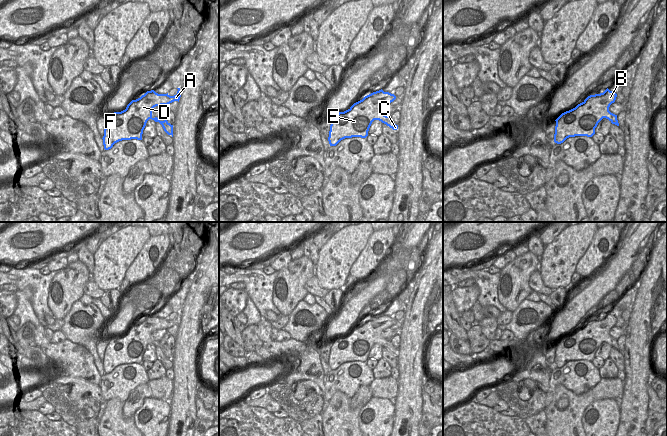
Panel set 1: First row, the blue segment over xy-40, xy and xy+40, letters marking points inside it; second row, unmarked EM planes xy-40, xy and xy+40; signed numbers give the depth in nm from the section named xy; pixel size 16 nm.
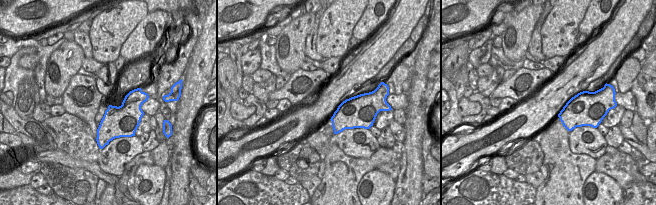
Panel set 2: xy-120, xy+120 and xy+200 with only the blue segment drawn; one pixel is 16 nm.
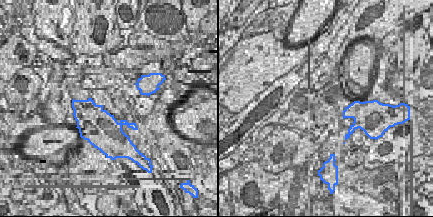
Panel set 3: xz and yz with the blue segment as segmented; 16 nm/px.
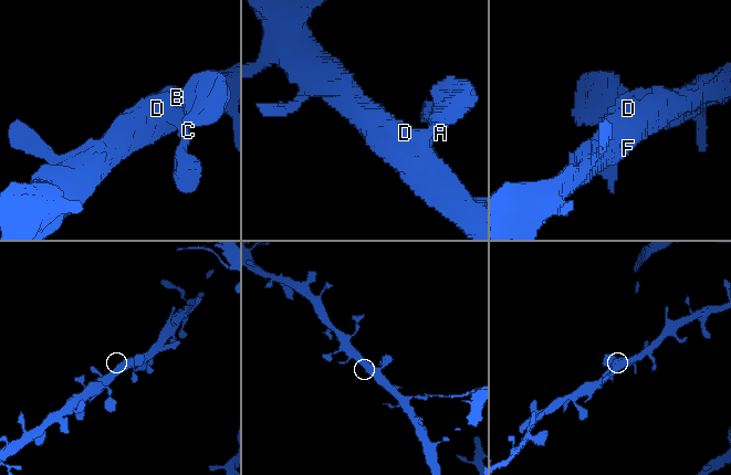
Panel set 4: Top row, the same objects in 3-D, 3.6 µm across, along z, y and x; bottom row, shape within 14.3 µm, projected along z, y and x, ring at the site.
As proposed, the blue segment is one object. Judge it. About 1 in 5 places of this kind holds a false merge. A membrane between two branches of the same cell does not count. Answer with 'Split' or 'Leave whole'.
Leave whole.

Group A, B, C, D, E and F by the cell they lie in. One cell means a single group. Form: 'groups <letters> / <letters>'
groups A B C D E F

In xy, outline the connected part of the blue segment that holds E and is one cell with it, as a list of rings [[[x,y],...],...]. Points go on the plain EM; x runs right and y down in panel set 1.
[[[381,313],[354,327],[348,334],[333,339],[328,361],[330,370],[336,370],[345,362],[366,362],[374,344],[379,344],[397,354],[398,349],[392,345],[391,340],[381,337],[381,332],[395,323],[394,318]]]

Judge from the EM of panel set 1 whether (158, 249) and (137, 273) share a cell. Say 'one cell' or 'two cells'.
one cell

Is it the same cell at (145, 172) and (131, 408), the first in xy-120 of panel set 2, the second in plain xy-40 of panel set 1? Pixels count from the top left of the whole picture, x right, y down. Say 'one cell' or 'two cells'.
two cells

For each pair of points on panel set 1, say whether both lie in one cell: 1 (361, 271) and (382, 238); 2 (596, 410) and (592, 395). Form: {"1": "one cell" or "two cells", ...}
{"1": "one cell", "2": "two cells"}

